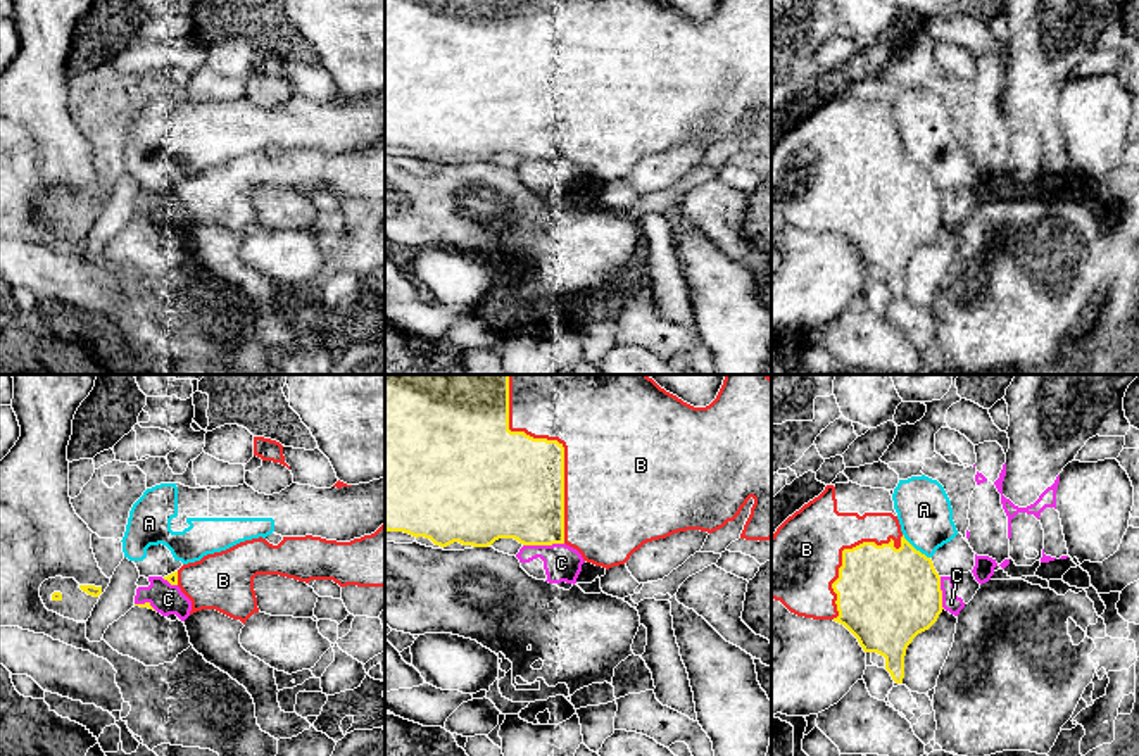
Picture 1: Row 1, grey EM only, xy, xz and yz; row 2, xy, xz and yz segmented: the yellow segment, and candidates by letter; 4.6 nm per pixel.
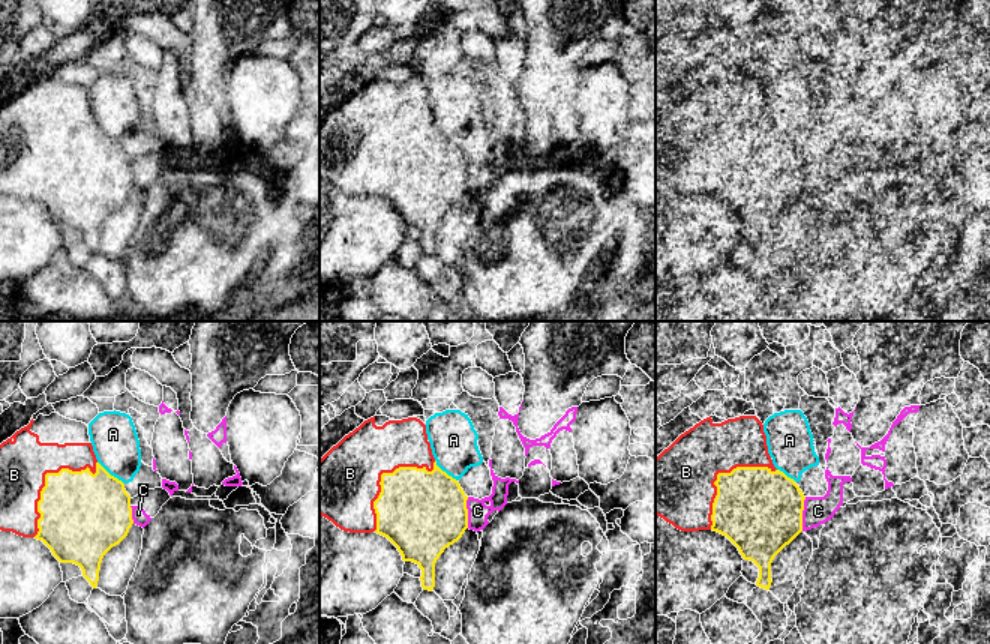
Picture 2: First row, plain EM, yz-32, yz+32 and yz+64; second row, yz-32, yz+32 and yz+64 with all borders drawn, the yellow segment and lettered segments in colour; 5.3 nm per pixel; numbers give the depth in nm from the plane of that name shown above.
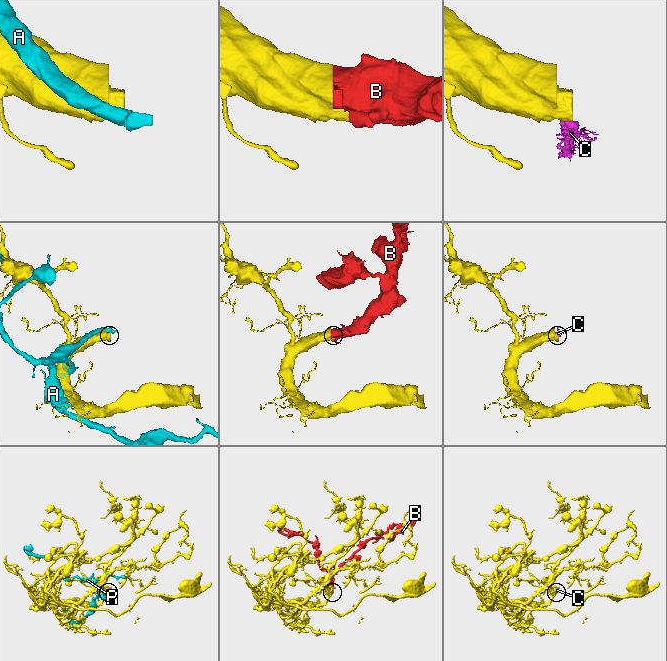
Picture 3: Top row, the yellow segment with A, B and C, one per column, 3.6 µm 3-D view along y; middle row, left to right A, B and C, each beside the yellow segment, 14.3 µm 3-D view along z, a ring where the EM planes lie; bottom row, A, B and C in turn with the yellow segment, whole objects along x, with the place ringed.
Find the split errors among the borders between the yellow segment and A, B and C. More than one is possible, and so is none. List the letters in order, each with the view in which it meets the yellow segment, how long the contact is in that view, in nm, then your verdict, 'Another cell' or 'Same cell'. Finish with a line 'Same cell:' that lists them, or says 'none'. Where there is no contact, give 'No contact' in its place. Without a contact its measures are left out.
A: Touches yellow in yz. Shared border 170 nm. Another cell
B: Touches yellow in xz. Shared border 750 nm. Same cell
C: Touches yellow in xz. Shared border 190 nm. Another cell
Same cell: B

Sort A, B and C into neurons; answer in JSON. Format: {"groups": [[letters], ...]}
{"groups": [["A"], ["B"], ["C"]]}

